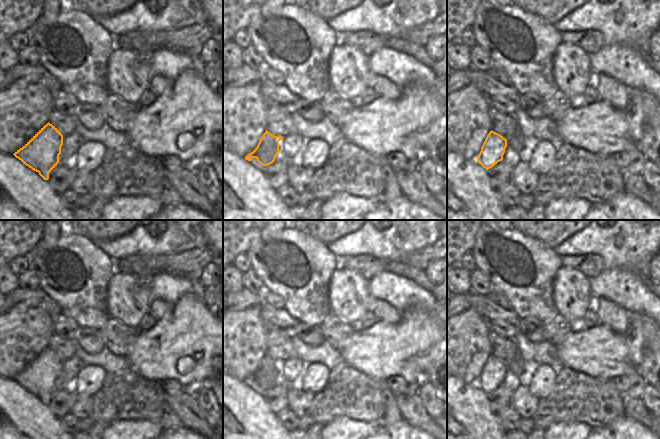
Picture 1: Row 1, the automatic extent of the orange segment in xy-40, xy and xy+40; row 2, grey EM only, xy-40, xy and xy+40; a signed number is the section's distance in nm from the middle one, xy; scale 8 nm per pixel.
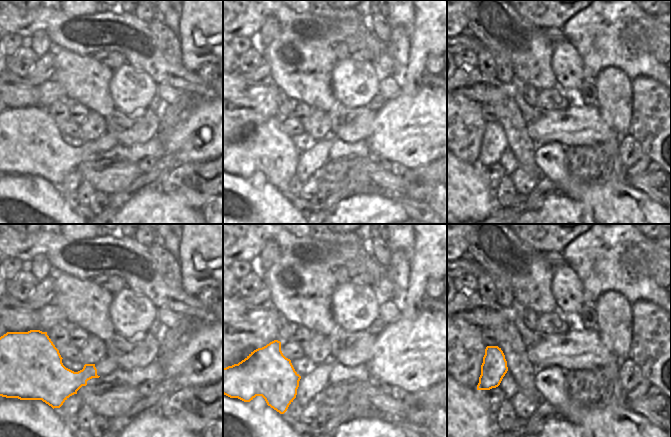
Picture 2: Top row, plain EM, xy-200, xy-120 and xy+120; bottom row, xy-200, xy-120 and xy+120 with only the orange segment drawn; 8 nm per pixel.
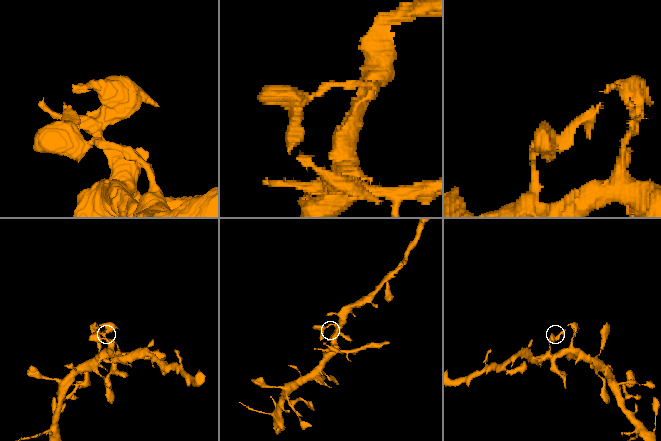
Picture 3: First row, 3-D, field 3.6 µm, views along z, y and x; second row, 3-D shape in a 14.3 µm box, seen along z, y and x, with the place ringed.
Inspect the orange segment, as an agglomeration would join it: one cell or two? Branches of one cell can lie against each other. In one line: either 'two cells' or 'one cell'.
two cells

